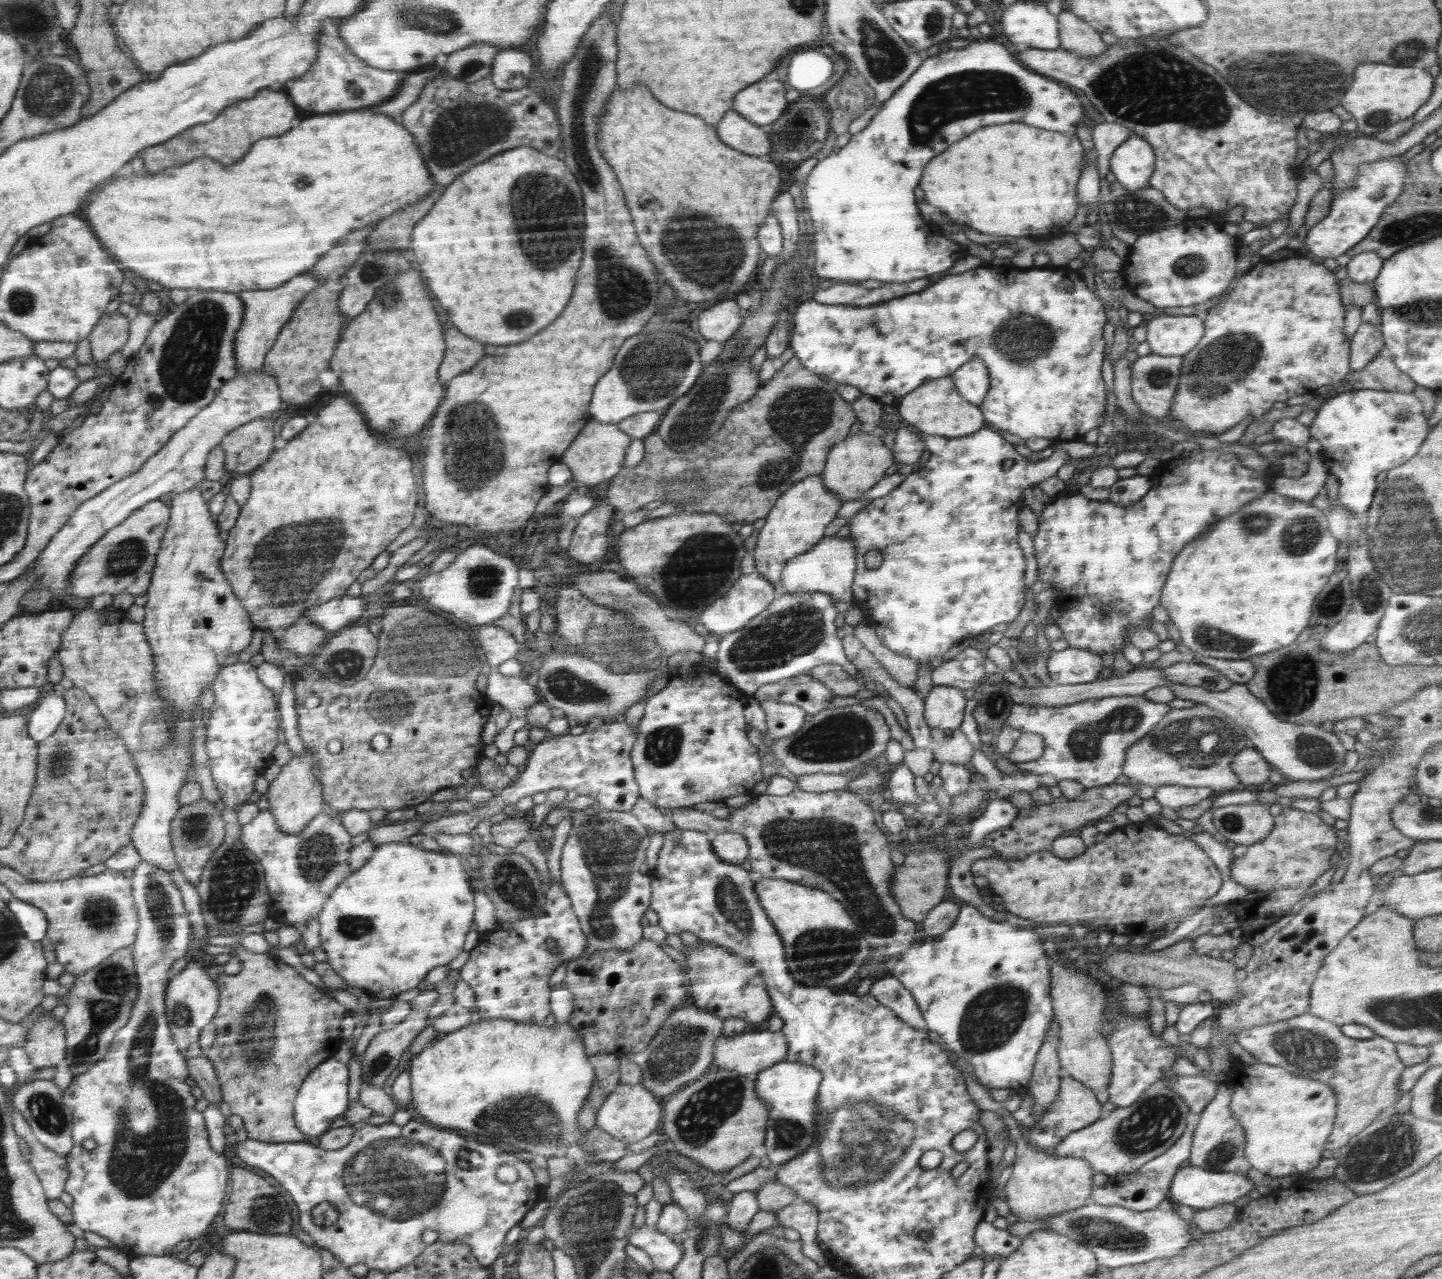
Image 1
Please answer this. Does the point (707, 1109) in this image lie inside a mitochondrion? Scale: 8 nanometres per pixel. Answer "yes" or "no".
yes

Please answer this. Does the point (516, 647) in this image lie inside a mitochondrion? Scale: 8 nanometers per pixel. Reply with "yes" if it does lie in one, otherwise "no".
no

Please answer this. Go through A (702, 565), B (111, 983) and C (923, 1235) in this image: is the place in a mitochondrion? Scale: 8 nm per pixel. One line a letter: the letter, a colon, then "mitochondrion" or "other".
A: mitochondrion
B: mitochondrion
C: other

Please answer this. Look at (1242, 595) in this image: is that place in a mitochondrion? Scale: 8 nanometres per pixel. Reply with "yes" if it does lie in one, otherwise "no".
no

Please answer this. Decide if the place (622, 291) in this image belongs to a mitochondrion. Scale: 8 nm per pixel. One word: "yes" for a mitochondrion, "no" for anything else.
yes

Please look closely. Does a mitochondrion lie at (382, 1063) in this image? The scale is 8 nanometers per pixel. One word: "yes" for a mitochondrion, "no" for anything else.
yes

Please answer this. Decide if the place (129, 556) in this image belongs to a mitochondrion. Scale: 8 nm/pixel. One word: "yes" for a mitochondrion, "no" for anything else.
yes

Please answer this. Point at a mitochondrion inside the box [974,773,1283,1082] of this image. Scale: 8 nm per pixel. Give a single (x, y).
(1231, 823)

